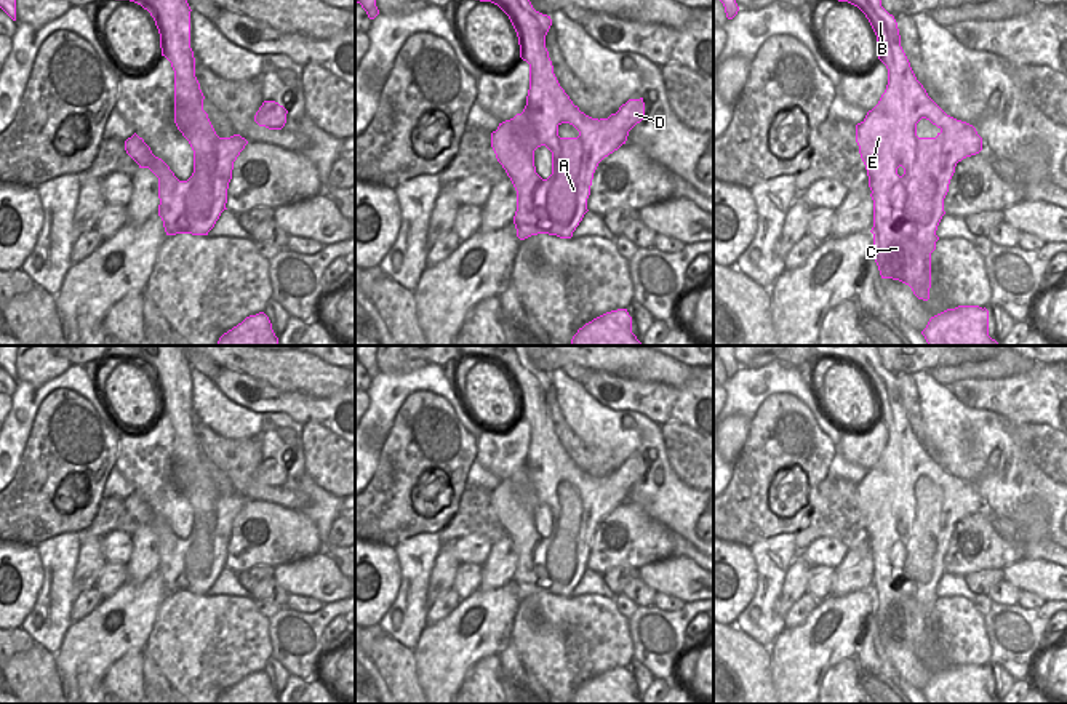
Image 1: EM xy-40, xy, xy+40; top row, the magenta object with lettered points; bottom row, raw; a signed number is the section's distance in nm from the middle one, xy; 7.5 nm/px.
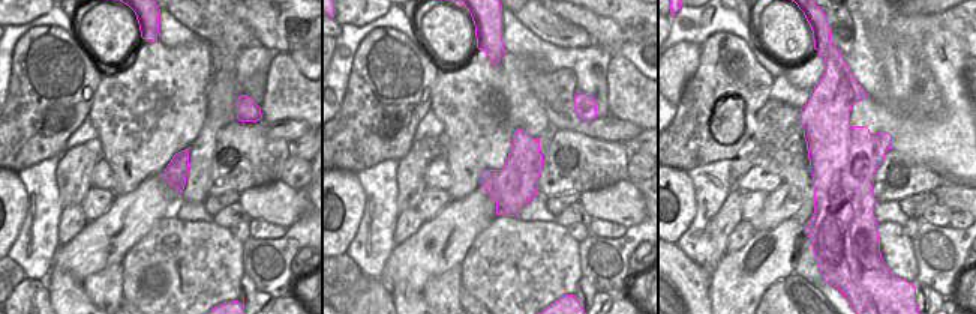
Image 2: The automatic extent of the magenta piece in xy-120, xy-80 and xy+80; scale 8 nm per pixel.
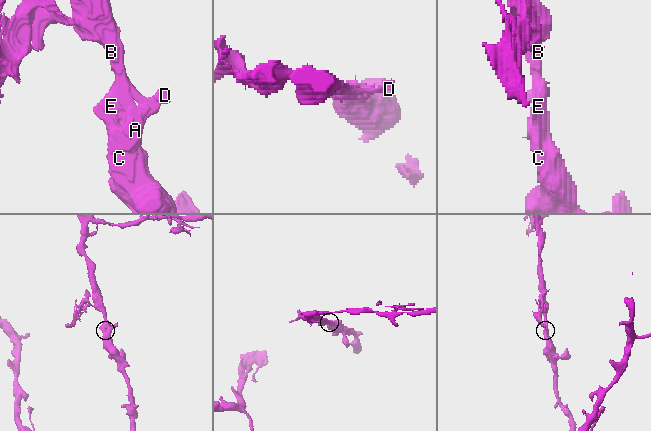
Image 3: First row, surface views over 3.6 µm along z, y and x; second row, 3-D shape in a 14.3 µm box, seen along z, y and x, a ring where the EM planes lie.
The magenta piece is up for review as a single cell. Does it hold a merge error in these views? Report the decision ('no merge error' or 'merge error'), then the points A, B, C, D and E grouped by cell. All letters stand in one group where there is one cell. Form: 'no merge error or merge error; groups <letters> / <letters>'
no merge error; groups A B C D E

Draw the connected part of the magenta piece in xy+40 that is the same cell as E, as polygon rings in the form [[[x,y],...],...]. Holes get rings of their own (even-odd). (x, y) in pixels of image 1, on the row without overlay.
[[[811,346],[817,357],[829,355],[857,365],[869,378],[878,400],[878,418],[888,427],[888,443],[878,462],[856,483],[856,501],[869,534],[870,555],[873,558],[873,618],[881,637],[893,637],[909,643],[918,658],[929,658],[931,611],[936,608],[937,584],[945,573],[944,557],[949,550],[955,525],[966,515],[982,509],[982,496],[966,480],[947,474],[917,438],[910,421],[901,405],[897,381],[883,365],[875,346]],[[926,477],[941,490],[936,496],[918,496],[917,482]]]

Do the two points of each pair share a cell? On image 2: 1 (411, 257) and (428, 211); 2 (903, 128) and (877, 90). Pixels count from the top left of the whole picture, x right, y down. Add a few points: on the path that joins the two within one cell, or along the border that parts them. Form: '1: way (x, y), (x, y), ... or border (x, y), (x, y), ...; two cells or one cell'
1: border (452, 200), (425, 221); two cells
2: border (885, 75), (897, 99), (897, 110); two cells

